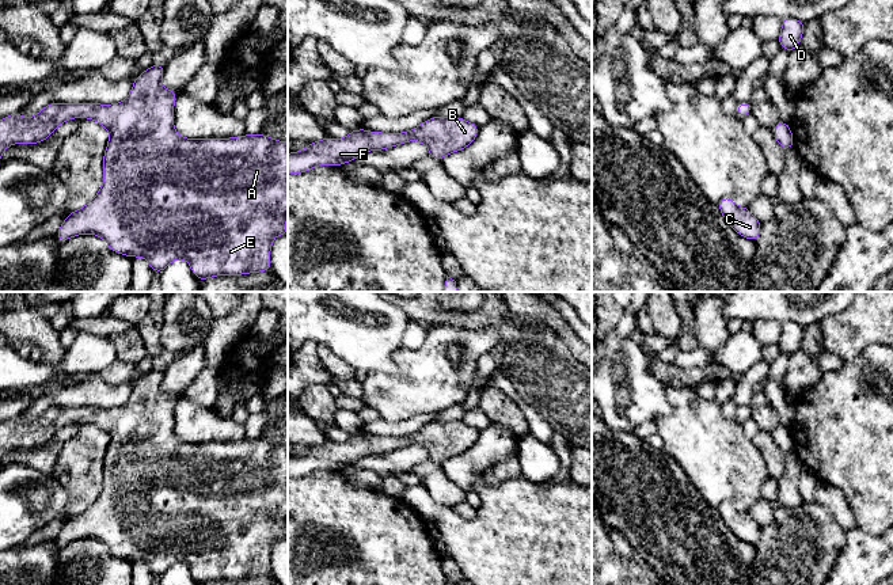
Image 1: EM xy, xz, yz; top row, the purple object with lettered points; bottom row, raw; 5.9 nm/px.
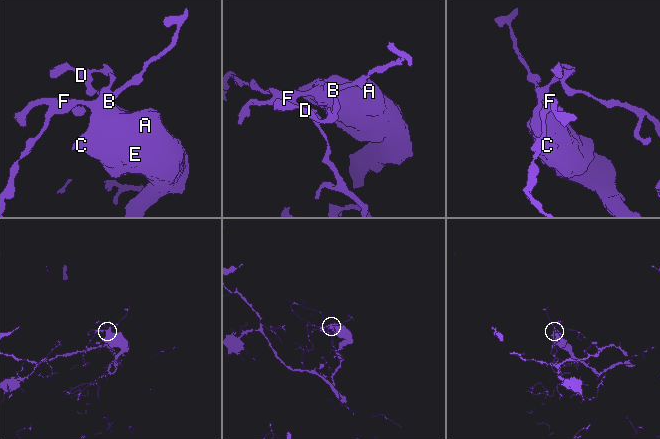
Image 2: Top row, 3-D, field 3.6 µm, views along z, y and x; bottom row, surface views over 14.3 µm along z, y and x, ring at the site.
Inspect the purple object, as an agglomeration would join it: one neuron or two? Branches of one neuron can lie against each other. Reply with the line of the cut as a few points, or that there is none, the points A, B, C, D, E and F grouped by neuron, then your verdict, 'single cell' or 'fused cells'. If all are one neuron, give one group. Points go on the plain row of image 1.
cut none; groups A B C D E F; single cell

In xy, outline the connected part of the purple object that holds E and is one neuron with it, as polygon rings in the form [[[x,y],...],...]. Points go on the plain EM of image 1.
[[[153,368],[138,379],[129,400],[119,407],[100,409],[100,407],[49,407],[37,419],[23,422],[20,414],[0,423],[0,461],[3,456],[12,448],[39,448],[46,445],[57,430],[73,422],[94,423],[110,436],[109,447],[103,459],[103,489],[98,498],[83,512],[69,517],[58,536],[56,537],[60,547],[77,539],[96,539],[102,542],[113,556],[122,558],[130,563],[142,561],[149,567],[152,575],[162,577],[175,563],[185,563],[190,567],[193,578],[200,584],[208,584],[216,580],[242,580],[259,575],[271,575],[270,554],[273,543],[278,539],[288,539],[285,523],[288,521],[288,447],[274,444],[266,438],[243,438],[229,442],[185,442],[175,436],[174,432],[174,407],[179,396],[166,394],[162,390],[164,379],[164,369]]]

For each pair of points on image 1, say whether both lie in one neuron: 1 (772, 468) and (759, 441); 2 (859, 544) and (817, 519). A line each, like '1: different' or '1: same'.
1: same
2: different

